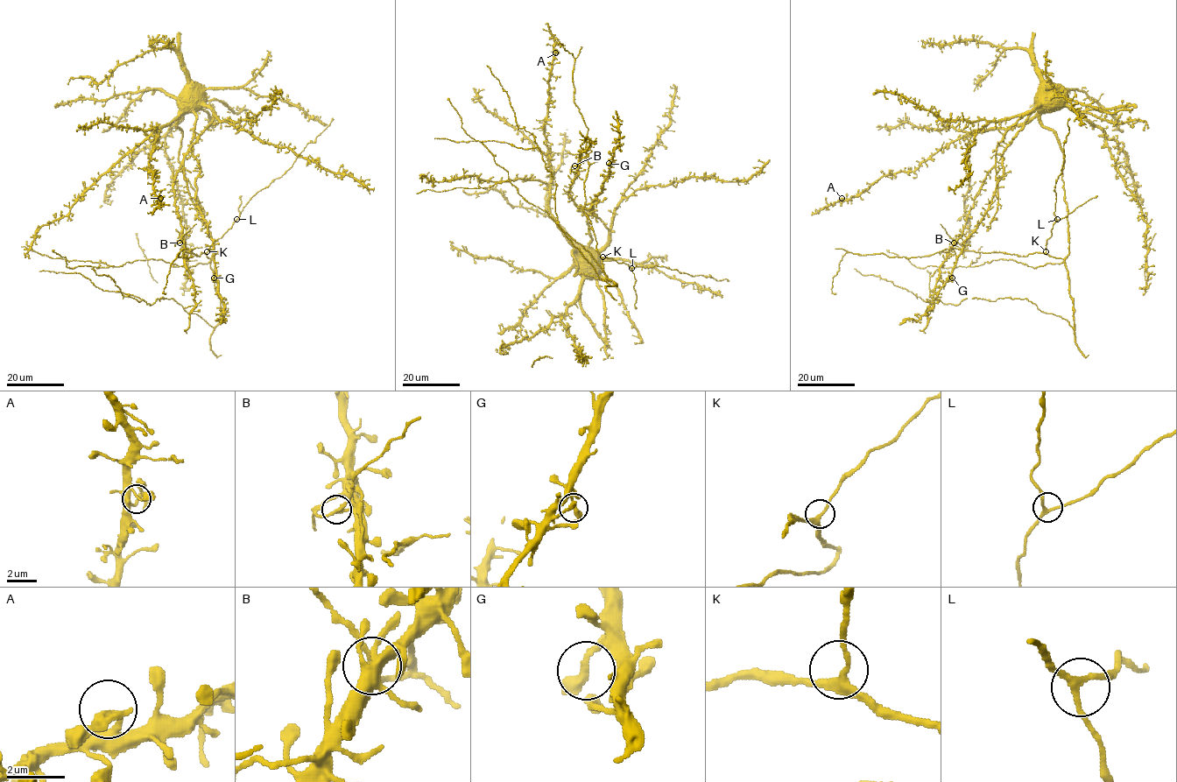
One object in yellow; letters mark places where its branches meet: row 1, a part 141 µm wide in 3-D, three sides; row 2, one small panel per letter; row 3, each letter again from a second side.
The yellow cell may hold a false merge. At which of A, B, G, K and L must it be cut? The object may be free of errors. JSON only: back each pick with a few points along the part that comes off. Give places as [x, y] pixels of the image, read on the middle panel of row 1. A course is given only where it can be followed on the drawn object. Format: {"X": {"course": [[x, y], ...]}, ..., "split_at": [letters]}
{"B": {"course": [[574, 165], [591, 151]]}, "split_at": ["B"]}

